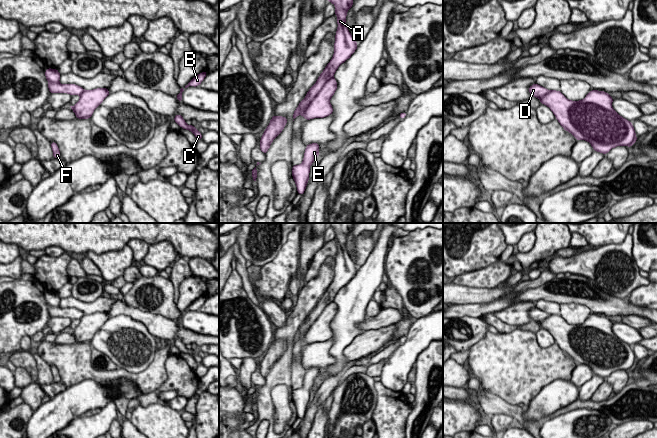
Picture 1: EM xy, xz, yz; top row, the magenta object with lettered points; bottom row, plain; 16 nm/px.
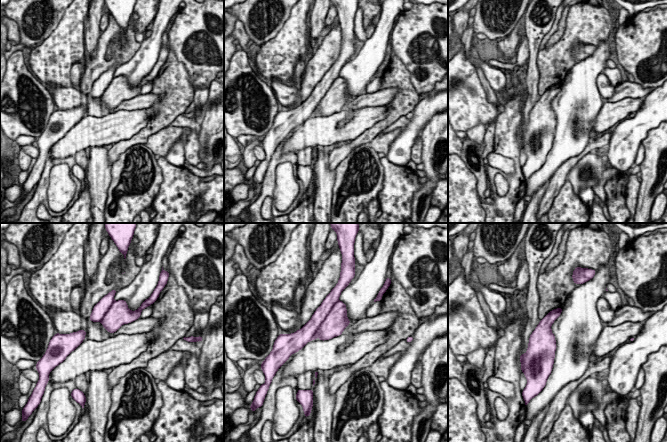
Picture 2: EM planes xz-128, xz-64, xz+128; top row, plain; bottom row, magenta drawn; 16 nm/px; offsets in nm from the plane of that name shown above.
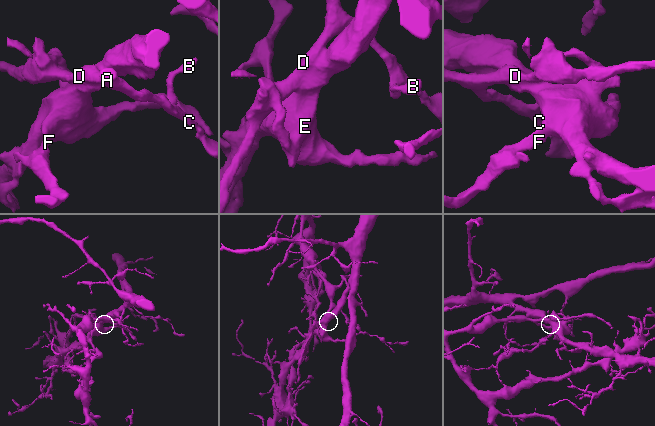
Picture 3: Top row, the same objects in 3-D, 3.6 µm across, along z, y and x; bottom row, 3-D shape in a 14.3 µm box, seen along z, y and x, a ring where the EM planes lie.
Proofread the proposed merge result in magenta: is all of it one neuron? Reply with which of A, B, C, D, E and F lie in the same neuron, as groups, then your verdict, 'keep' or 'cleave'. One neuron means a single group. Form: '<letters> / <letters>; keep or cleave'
A B C D / E F; cleave

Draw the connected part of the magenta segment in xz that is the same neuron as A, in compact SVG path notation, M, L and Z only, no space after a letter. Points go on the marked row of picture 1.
M328 0L335 6L335 14L337 16L337 31L335 34L334 54L330 62L327 64L317 81L307 92L305 98L300 101L295 109L293 118L297 116L309 116L314 108L318 105L319 96L323 92L325 83L334 78L334 74L338 67L344 63L356 51L358 44L346 26L347 11L352 8L353 0Z

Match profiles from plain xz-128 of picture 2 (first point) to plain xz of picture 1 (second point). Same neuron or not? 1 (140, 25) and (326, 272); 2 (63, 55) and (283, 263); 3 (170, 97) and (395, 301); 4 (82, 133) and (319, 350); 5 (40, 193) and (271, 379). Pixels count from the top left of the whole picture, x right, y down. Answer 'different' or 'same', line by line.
1: same
2: same
3: same
4: same
5: same

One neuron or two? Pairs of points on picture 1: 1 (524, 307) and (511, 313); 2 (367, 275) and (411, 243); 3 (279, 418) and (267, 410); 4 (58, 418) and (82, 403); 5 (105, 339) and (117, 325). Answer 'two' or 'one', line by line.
1: one
2: two
3: two
4: one
5: one

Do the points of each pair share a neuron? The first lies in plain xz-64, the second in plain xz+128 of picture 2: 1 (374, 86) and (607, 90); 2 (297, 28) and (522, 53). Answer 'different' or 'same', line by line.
1: same
2: different

